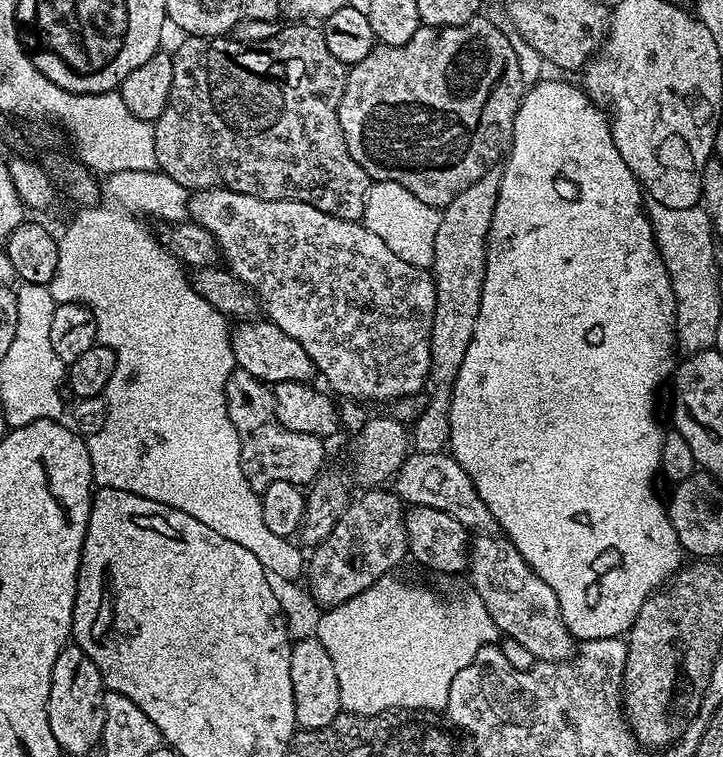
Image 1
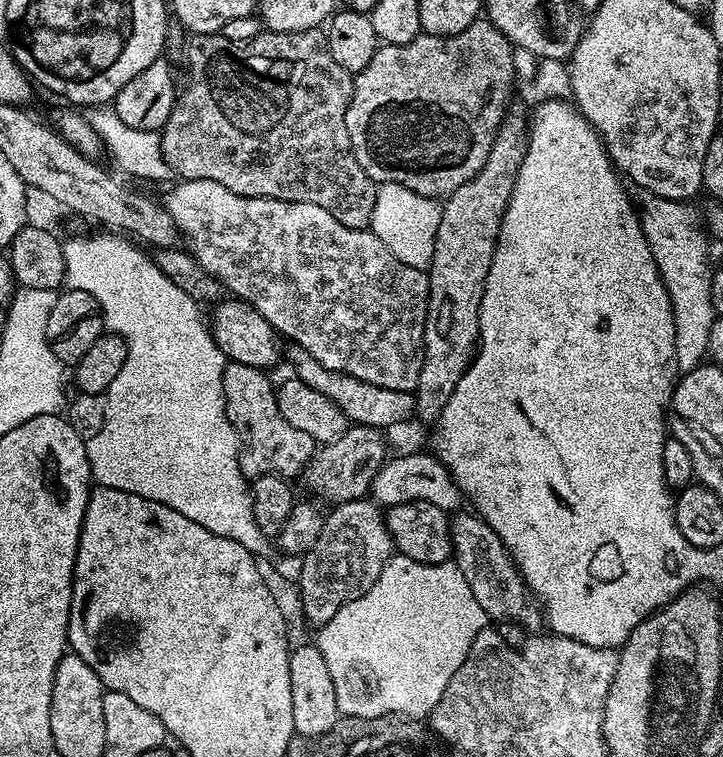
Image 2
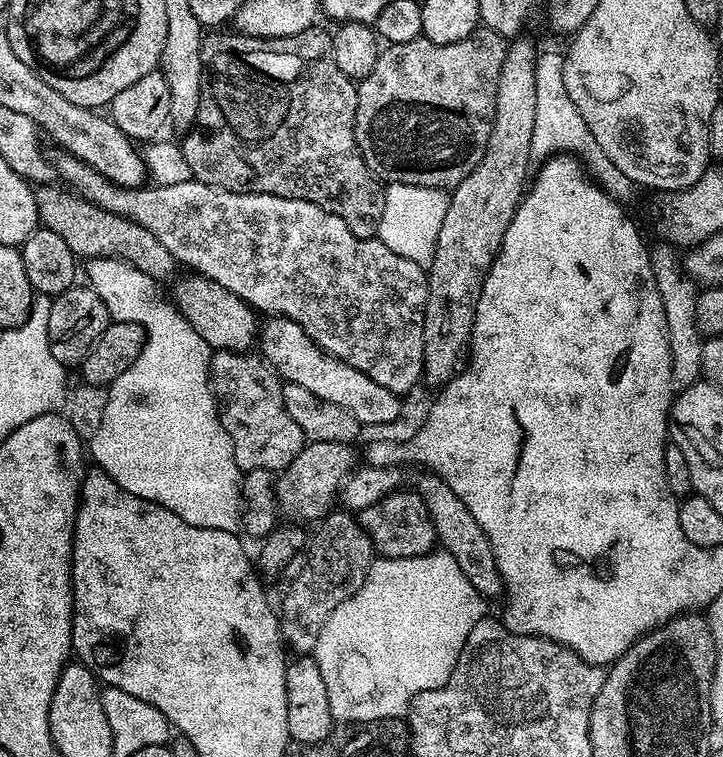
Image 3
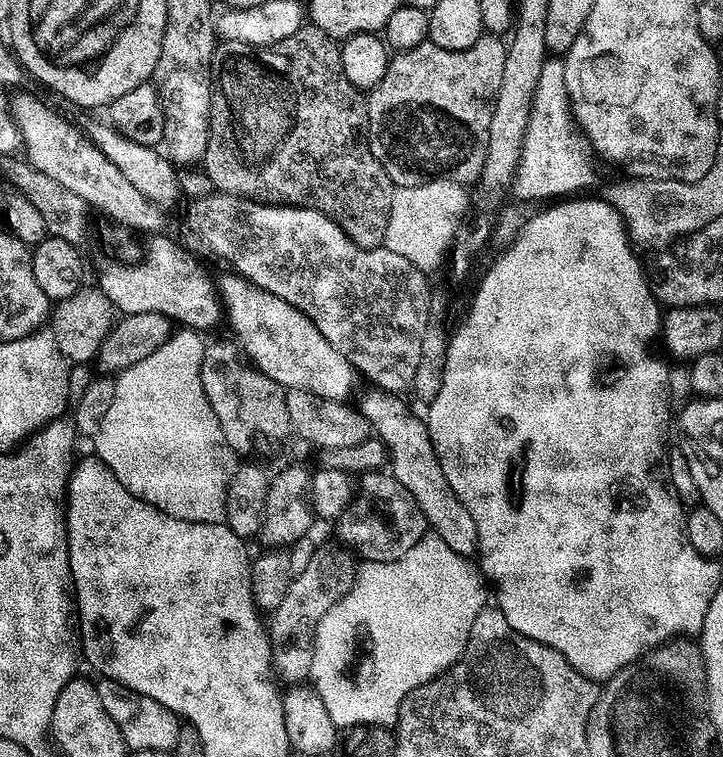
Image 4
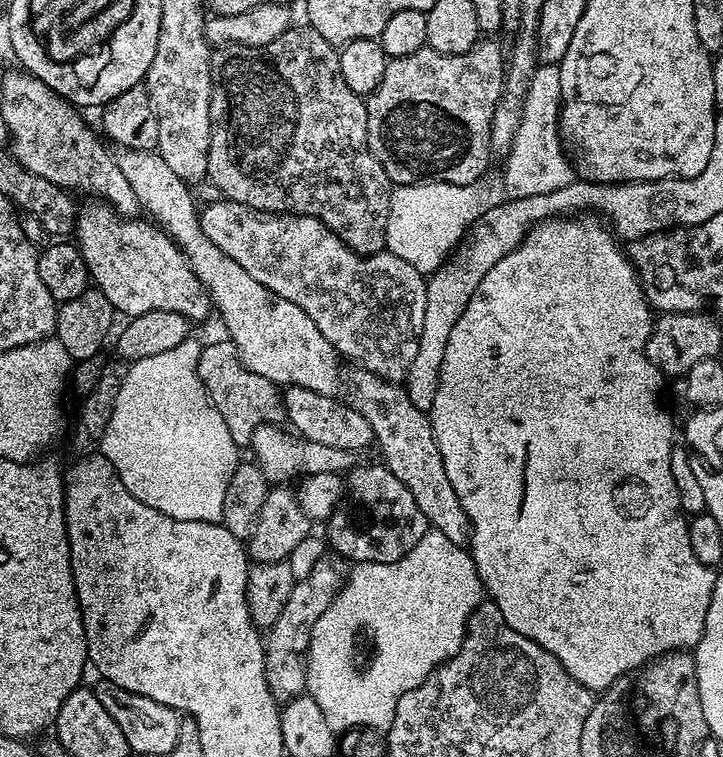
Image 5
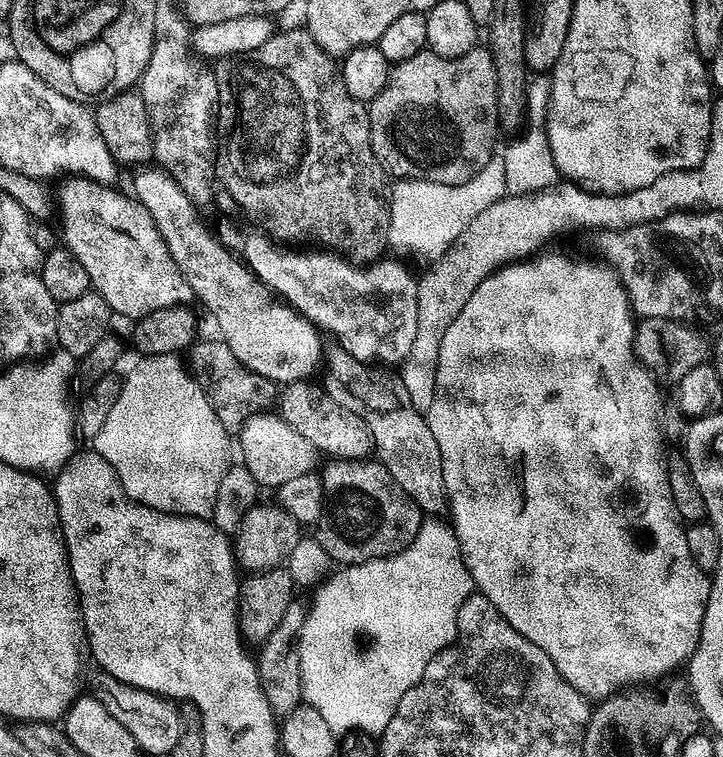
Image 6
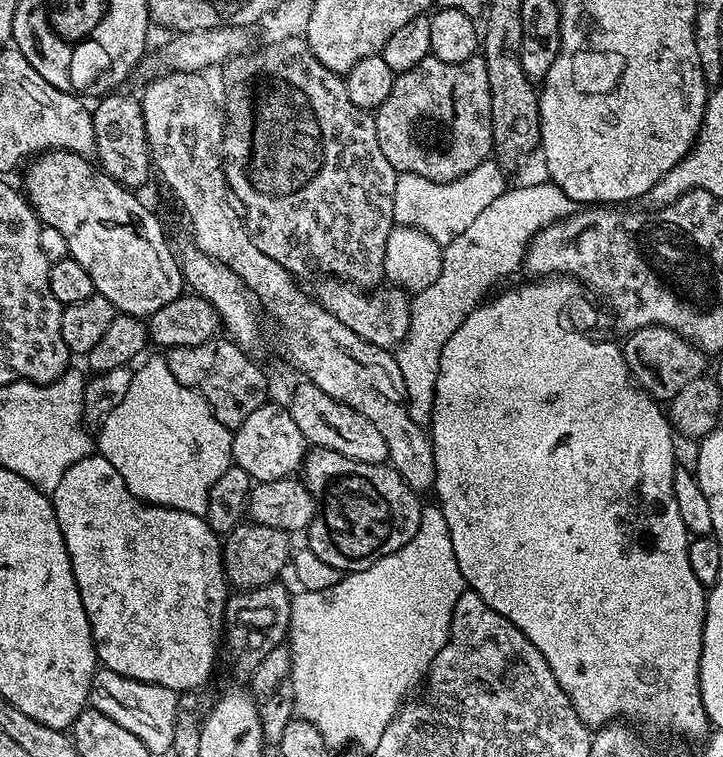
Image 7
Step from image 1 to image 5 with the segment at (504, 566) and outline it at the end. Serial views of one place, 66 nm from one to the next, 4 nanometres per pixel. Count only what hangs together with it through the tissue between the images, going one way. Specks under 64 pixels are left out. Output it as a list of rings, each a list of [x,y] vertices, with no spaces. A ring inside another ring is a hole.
[[[356,368],[354,374],[356,384],[348,388],[347,403],[358,410],[366,422],[370,422],[375,443],[378,448],[380,444],[387,468],[392,471],[394,478],[398,478],[398,482],[402,482],[402,486],[406,486],[406,490],[410,490],[410,494],[414,494],[418,510],[422,510],[433,529],[441,531],[456,544],[467,545],[470,540],[468,519],[458,502],[458,496],[454,494],[454,486],[450,486],[450,478],[446,478],[446,466],[442,466],[442,454],[425,409],[414,406],[399,383],[383,380],[365,368]]]

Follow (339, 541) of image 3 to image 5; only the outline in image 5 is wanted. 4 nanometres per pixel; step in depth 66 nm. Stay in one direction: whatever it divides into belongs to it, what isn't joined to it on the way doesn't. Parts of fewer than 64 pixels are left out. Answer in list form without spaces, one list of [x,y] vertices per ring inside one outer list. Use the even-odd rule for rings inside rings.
[[[335,554],[324,555],[318,566],[310,570],[306,579],[295,581],[290,598],[286,598],[286,606],[282,606],[282,614],[278,614],[271,628],[267,629],[264,640],[264,669],[270,694],[277,702],[293,700],[305,691],[308,683],[306,657],[312,626],[324,613],[330,597],[343,585],[345,579],[345,561]]]

